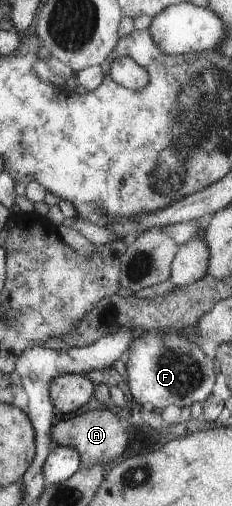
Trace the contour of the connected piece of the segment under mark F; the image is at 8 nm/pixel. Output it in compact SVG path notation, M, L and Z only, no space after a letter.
M156 331L144 332L131 342L126 353L127 382L136 402L161 413L168 405L190 407L196 401L203 403L208 399L214 387L214 361L206 357L202 348L176 331L170 331L166 337L156 337Z

